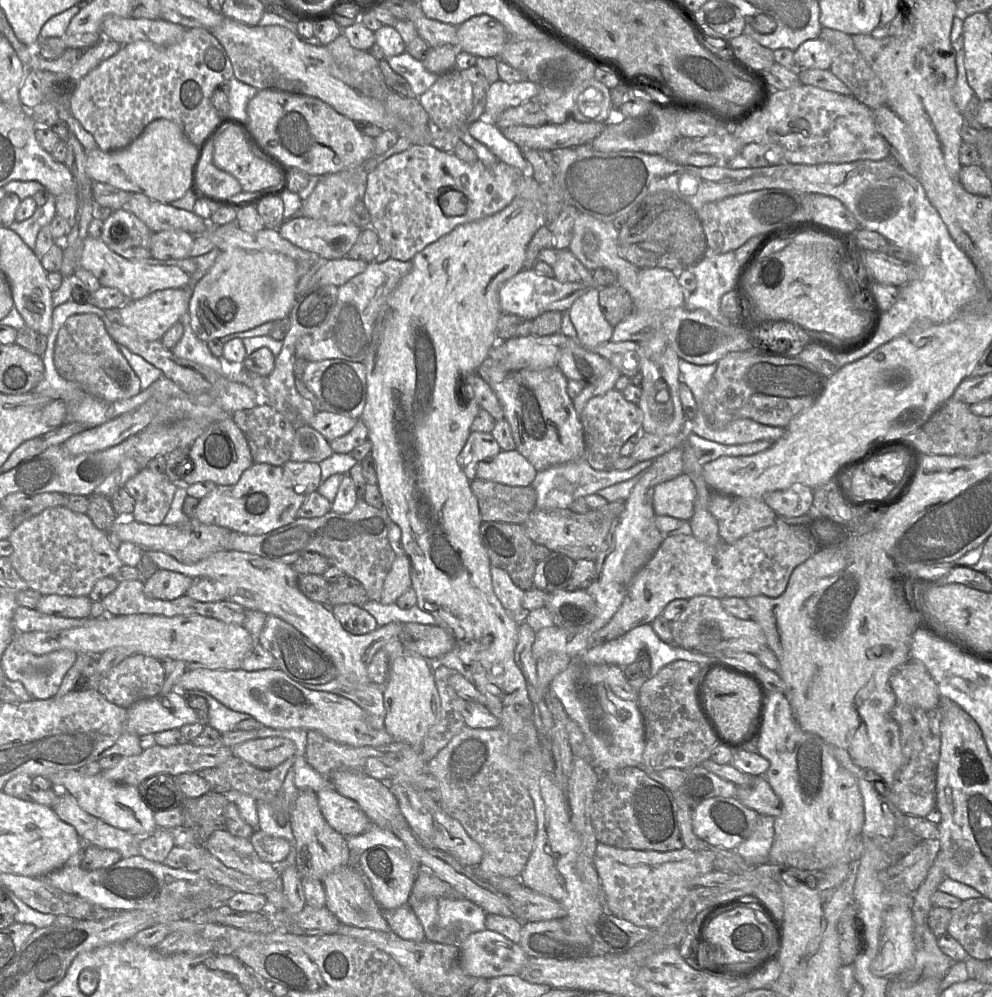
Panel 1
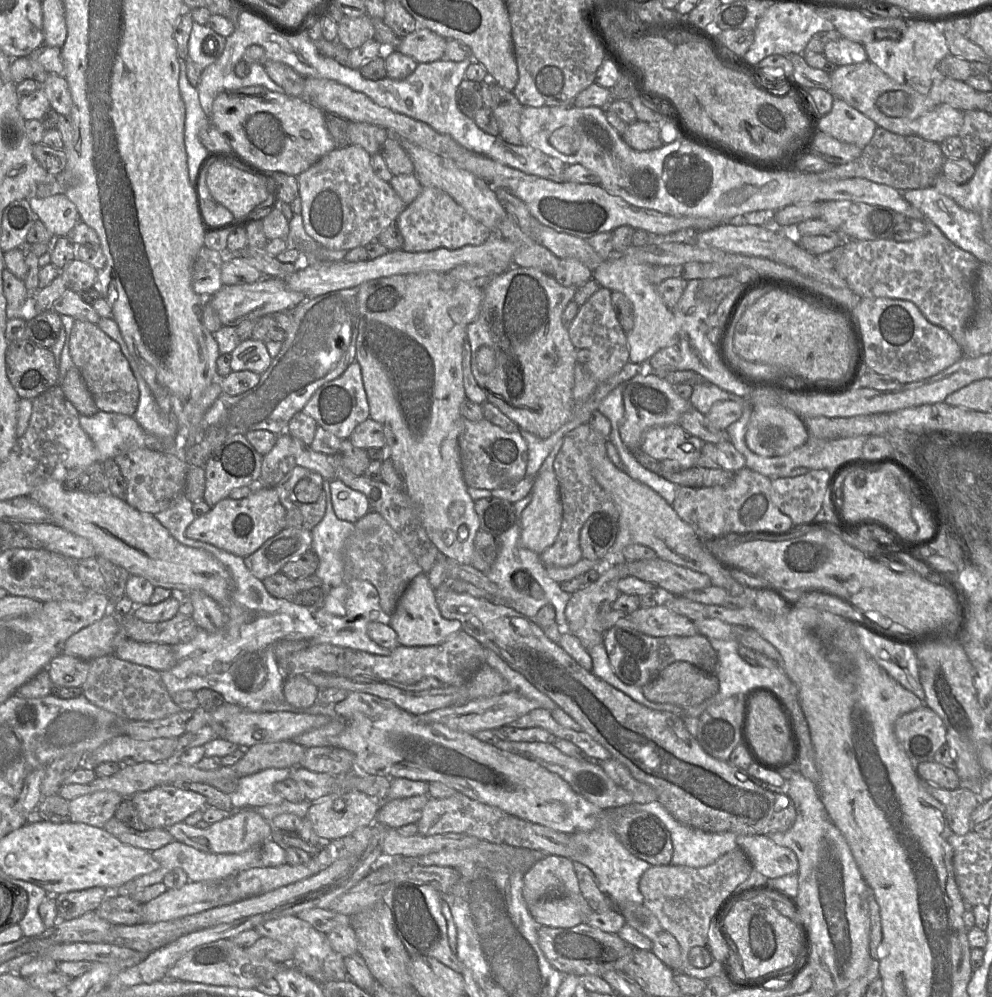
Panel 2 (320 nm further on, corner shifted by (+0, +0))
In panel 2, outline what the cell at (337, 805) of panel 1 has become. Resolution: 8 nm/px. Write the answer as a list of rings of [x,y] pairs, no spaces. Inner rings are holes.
[[[428,794],[380,801],[376,821],[397,830],[402,826],[417,823],[430,796]]]

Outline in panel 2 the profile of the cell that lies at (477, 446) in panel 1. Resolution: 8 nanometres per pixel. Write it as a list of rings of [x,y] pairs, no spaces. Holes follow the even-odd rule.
[[[484,418],[478,422],[463,420],[458,444],[463,478],[469,488],[509,488],[526,476],[528,445],[519,431],[507,432]]]

